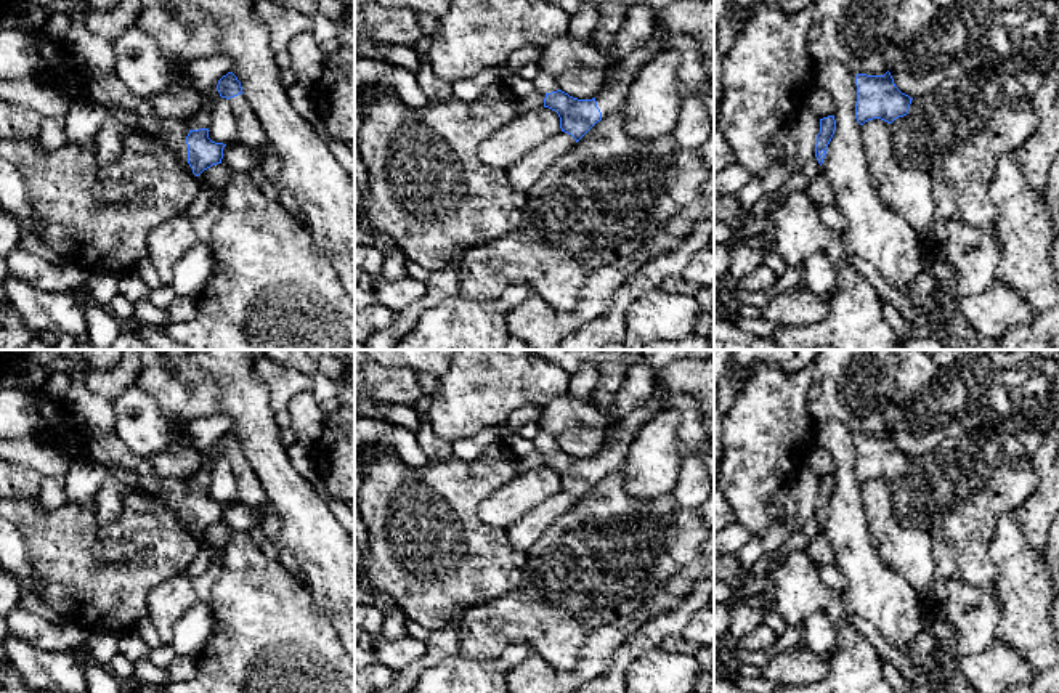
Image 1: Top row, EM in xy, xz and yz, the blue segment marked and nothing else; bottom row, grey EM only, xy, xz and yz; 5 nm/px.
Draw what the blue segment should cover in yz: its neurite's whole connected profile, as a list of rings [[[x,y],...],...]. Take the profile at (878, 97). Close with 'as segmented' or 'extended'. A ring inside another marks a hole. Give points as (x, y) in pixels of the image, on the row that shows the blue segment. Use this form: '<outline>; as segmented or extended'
[[[889,71],[884,75],[857,74],[855,85],[855,119],[860,125],[873,119],[892,124],[908,114],[913,98],[895,87]]]; as segmented

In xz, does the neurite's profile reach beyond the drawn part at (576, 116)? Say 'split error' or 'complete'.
split error

